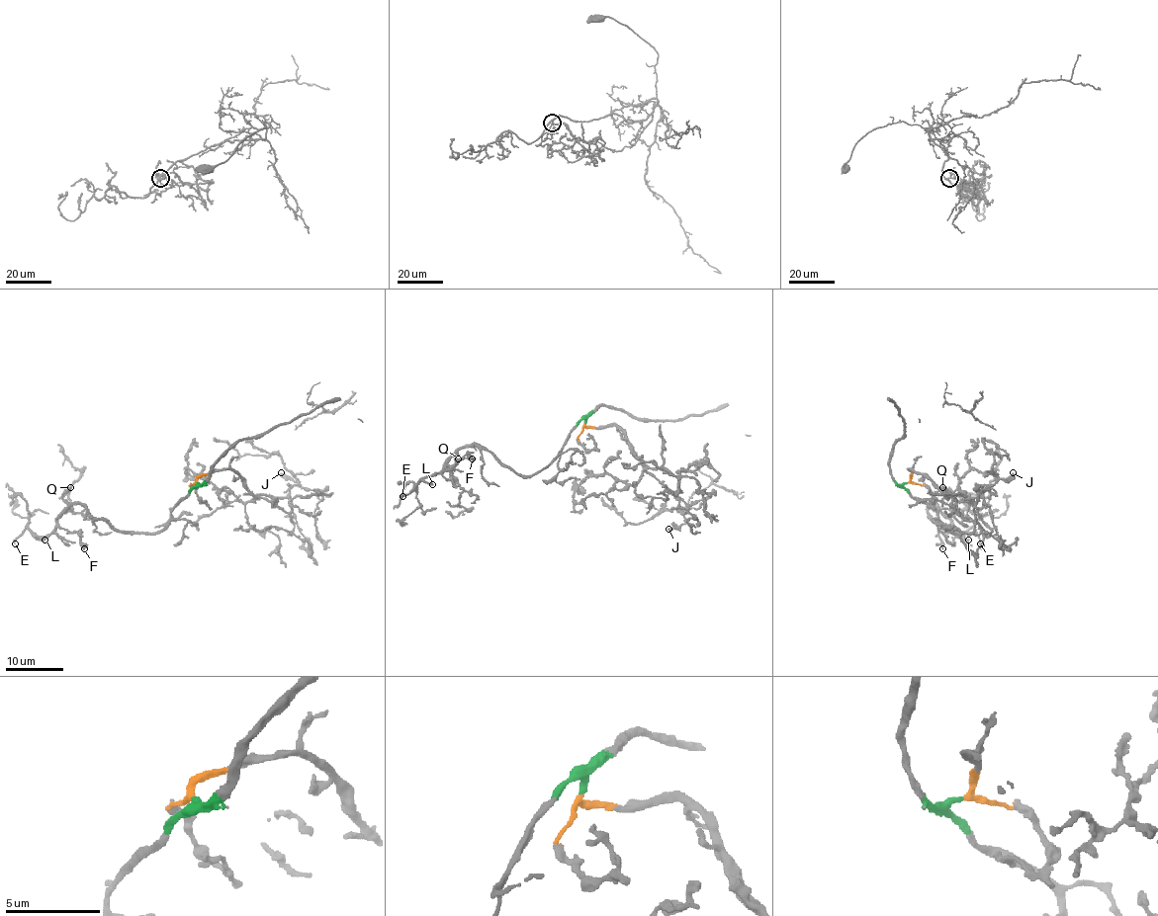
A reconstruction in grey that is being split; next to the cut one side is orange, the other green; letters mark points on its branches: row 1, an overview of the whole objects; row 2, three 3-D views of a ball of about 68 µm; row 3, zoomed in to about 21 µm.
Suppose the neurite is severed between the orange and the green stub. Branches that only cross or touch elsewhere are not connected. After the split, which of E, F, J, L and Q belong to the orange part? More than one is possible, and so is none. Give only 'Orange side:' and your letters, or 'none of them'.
Orange side: J

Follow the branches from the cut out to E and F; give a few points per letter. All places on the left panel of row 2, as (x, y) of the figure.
E: (196, 482), (171, 519), (152, 534), (117, 532), (74, 504), (49, 534), (38, 537), (25, 529), (15, 543)
F: (196, 482), (171, 519), (160, 531), (145, 534), (117, 532), (73, 504), (58, 525), (78, 534), (84, 549)

